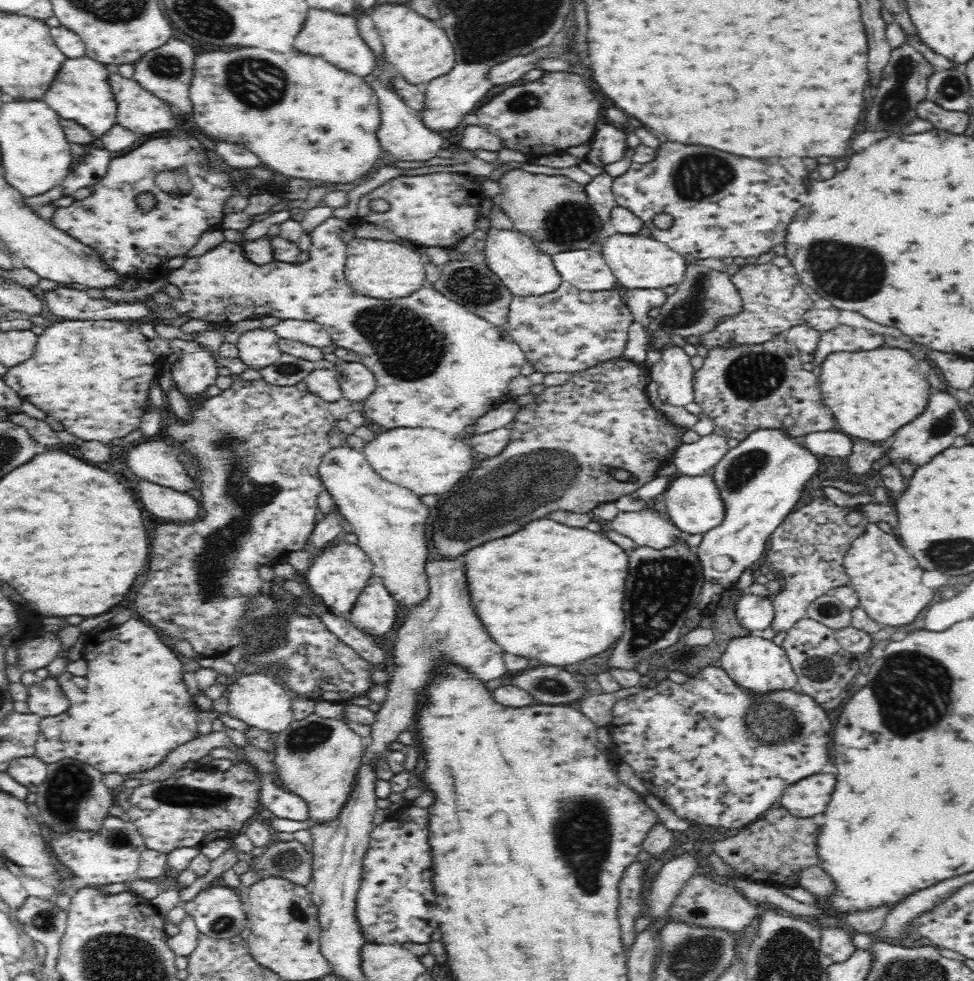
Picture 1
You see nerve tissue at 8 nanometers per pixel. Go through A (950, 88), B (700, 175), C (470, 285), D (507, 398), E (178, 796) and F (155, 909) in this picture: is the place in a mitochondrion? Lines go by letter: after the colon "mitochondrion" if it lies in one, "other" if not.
A: mitochondrion
B: mitochondrion
C: mitochondrion
D: other
E: mitochondrion
F: other

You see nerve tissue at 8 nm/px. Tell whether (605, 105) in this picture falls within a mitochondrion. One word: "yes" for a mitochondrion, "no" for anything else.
no

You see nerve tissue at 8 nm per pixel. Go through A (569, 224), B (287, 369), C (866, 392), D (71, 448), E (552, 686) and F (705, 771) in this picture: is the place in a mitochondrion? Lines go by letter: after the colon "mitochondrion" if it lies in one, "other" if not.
A: mitochondrion
B: mitochondrion
C: other
D: other
E: mitochondrion
F: other

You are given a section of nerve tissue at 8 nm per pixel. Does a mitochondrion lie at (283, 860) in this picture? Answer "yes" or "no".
yes

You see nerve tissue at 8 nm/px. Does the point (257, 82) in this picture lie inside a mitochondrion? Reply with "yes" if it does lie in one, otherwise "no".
yes

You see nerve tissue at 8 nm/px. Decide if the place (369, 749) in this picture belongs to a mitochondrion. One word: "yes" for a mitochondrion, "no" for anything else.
no

